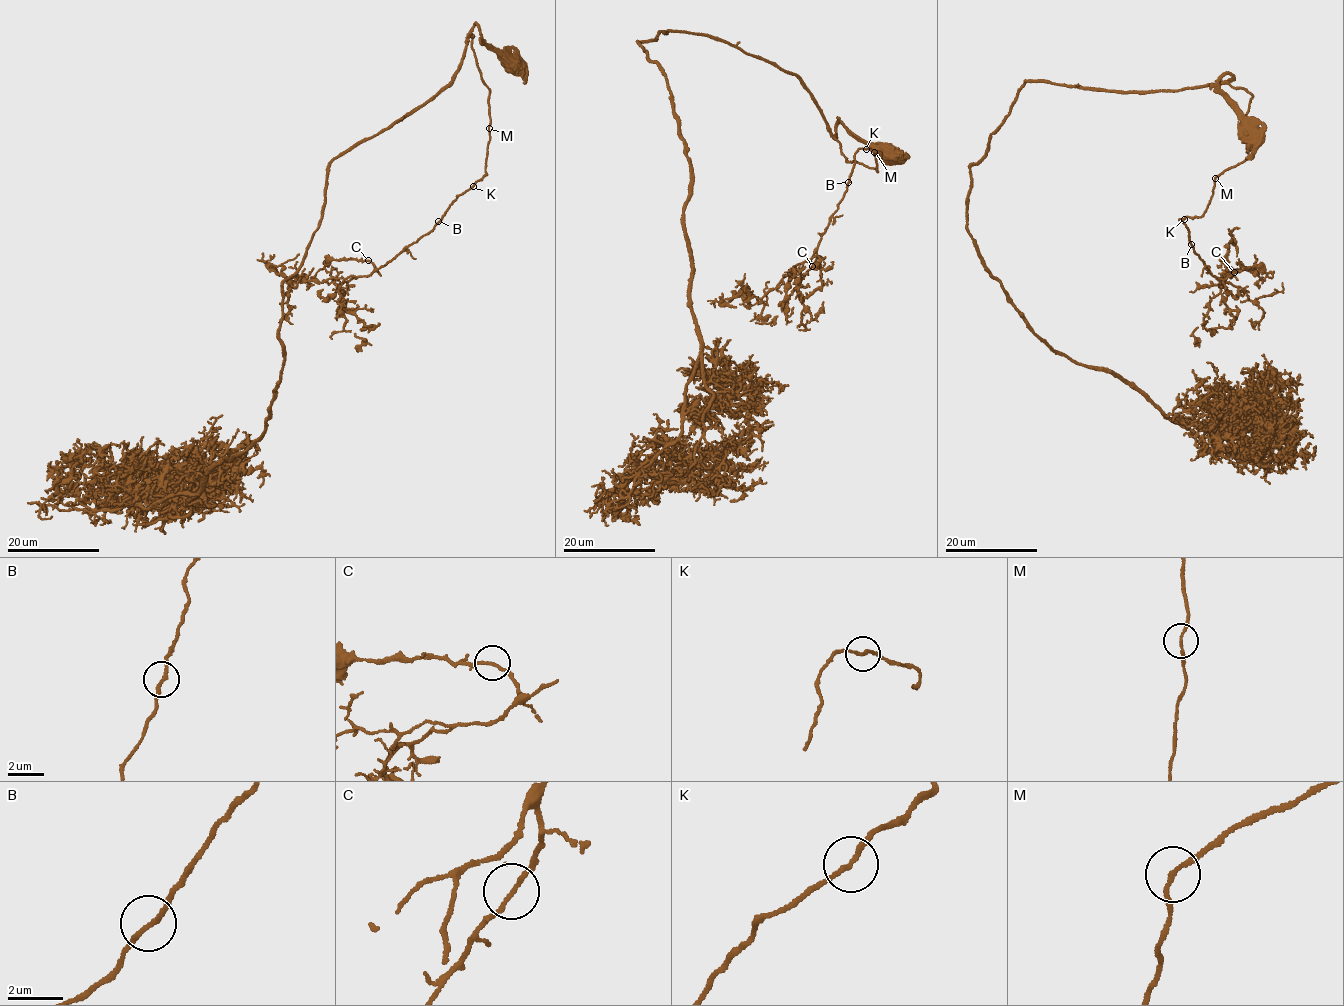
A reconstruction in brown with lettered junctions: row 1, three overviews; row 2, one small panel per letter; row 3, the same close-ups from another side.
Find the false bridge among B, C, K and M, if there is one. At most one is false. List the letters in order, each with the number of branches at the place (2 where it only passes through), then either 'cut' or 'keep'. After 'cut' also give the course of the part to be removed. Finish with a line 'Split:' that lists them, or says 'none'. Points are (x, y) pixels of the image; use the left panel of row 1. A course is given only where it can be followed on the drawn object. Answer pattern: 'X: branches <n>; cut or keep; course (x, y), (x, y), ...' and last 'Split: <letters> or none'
B: branches 2; keep
C: branches 2; keep
K: branches 2; keep
M: branches 2; keep
Split: none

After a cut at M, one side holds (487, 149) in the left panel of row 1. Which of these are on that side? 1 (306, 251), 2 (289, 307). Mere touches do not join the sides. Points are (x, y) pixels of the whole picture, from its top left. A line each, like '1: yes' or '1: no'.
1: no
2: yes

